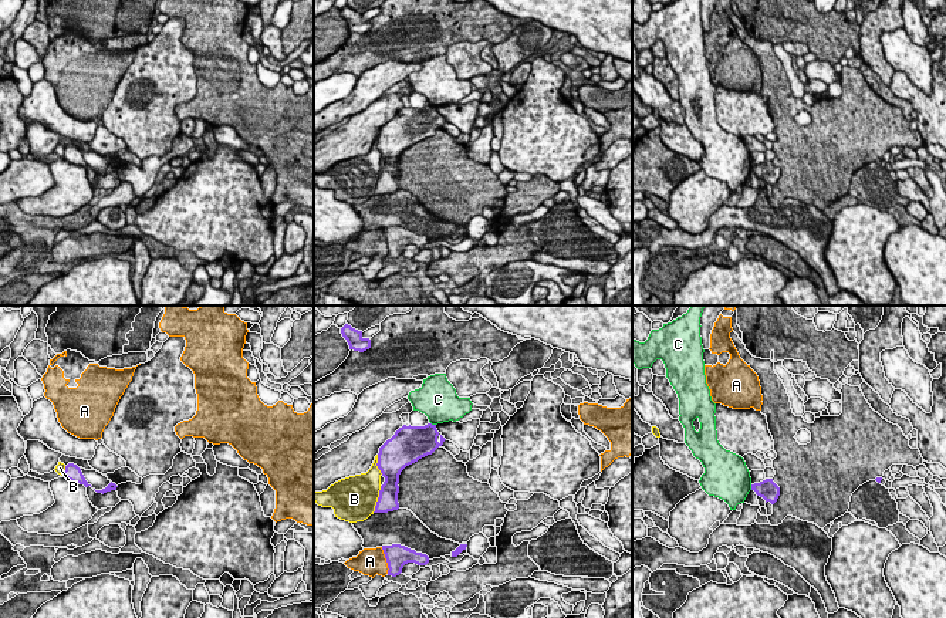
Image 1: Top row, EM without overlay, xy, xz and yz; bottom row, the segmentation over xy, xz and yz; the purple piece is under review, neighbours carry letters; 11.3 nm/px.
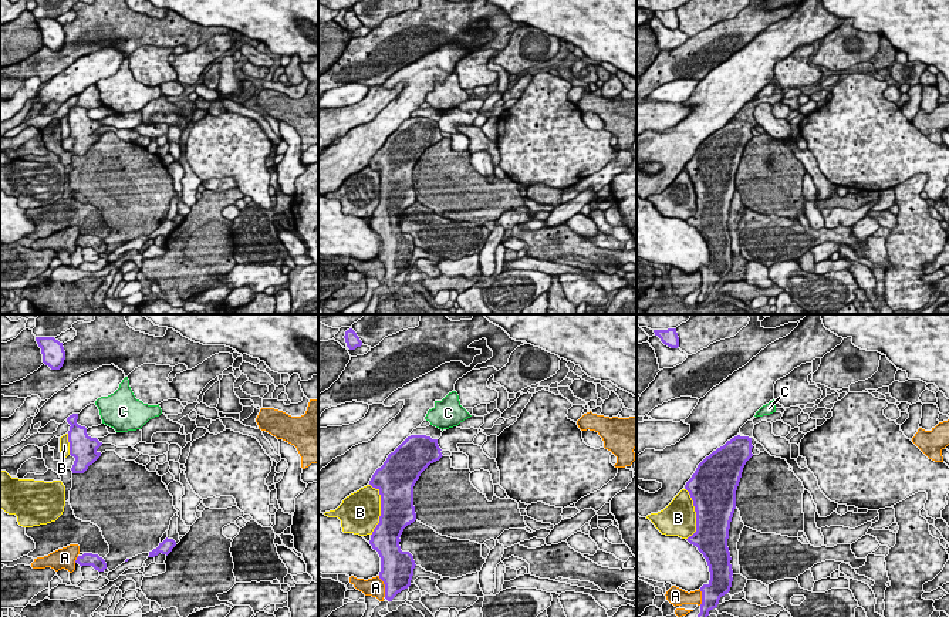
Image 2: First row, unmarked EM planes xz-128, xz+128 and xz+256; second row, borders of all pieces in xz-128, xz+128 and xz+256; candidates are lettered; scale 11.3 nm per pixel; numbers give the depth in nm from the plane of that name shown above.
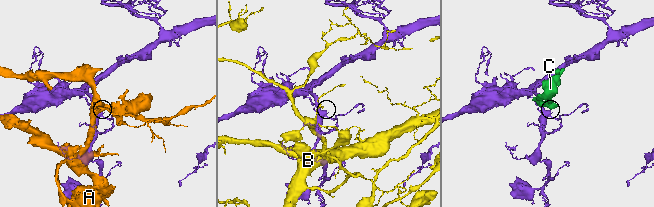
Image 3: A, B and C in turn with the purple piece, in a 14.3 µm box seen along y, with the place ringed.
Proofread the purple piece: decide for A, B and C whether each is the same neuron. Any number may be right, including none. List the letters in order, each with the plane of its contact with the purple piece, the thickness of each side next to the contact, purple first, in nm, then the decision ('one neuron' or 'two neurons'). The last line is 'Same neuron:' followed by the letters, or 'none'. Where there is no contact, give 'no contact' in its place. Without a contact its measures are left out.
A: contact in xz; calibres 260 and 320 nm; two neurons
B: contact in xz; calibres 220 and 460 nm; two neurons
C: contact in xz; calibres 360 and 400 nm; two neurons
Same neuron: none

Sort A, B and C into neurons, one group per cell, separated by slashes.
A / B / C

